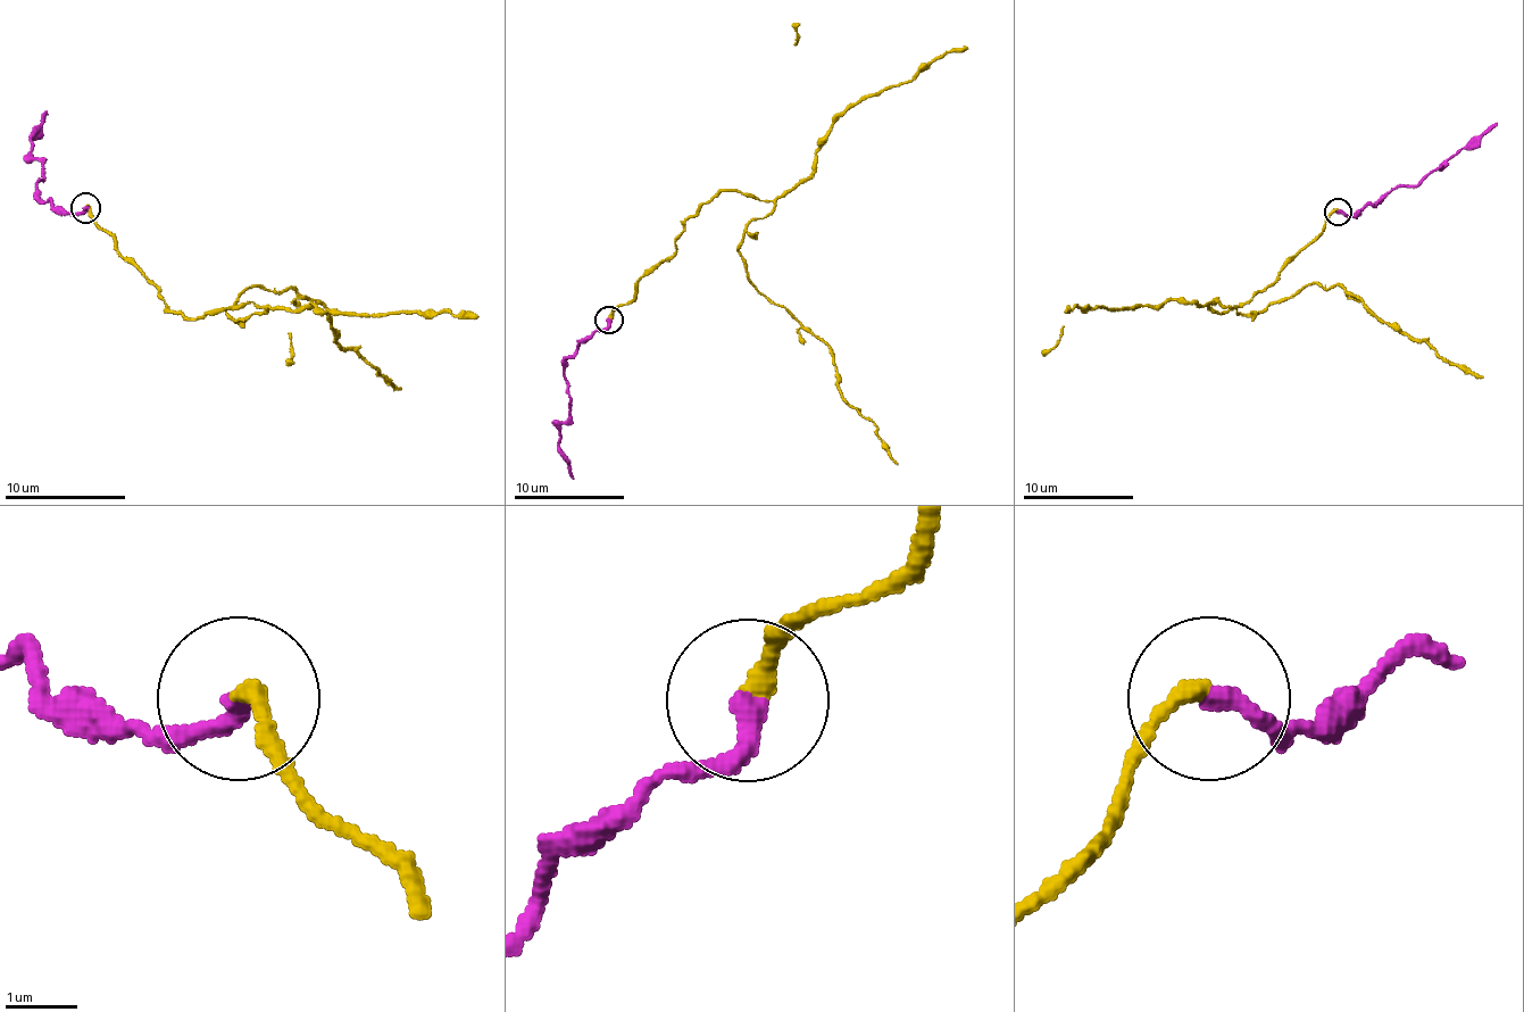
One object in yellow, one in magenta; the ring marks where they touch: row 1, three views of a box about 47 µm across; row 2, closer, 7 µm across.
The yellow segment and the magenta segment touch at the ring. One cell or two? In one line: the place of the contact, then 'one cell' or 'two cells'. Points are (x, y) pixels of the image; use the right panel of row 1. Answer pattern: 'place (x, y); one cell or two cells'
place (1338, 212); two cells

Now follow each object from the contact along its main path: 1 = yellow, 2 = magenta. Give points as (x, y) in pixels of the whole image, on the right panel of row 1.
1: (1338, 210), (1272, 282), (1216, 313), (1208, 305), (1260, 313), (1310, 282), (1341, 285), (1482, 376)
2: (1338, 210), (1355, 216), (1399, 185), (1418, 185), (1434, 169), (1468, 150), (1496, 122)

